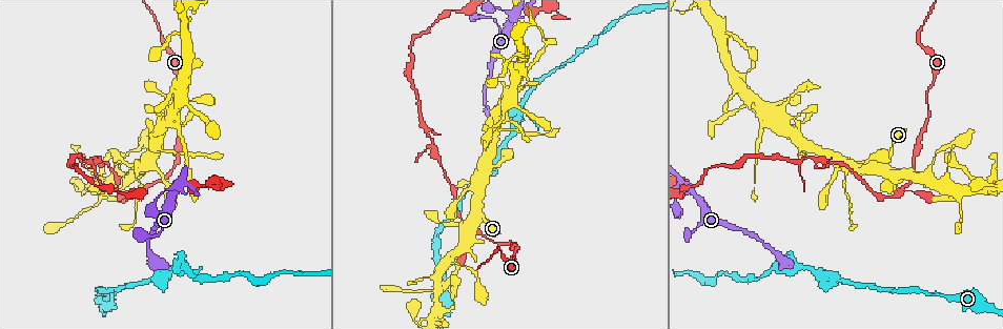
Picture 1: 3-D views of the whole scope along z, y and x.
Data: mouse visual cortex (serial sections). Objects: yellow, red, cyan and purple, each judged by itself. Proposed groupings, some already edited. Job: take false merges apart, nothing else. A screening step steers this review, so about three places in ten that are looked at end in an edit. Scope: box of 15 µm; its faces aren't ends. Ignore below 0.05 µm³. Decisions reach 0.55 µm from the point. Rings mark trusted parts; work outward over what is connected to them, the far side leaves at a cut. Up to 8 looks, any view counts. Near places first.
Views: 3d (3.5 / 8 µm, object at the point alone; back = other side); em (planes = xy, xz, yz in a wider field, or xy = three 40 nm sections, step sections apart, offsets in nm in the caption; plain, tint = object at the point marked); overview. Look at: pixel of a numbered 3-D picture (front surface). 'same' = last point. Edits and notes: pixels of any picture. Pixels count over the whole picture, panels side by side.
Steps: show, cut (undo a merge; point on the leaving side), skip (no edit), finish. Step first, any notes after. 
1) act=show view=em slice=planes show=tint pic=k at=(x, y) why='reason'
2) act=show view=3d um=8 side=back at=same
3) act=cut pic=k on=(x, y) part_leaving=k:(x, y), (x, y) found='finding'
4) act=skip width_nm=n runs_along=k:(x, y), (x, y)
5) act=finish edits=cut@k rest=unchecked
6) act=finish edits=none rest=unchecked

act=show view=3d um=3.5 pic=1 at=(844, 180) why='thick turns thin'

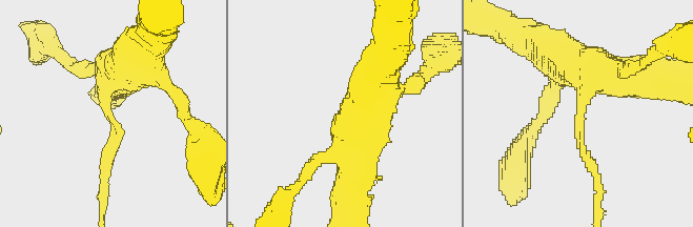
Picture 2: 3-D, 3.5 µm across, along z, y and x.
act=show view=em slice=planes show=tint pic=2 at=(582, 114) arm_widths_nm=150,500 why='shape alone is not enough'

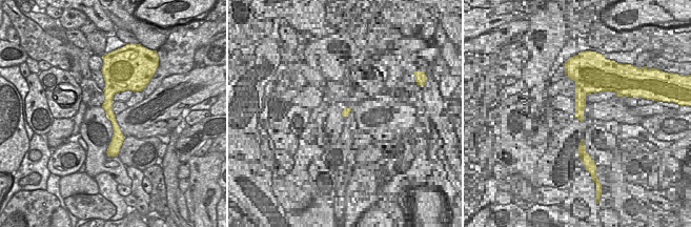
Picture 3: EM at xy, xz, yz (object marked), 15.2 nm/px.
act=skip runs_along=2:(121, 79), (105, 82), (115, 146), (102, 176) found='one cell here'

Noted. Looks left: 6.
act=show view=3d um=3.5 pic=1 at=(899, 193) why='side arm on a straight run'

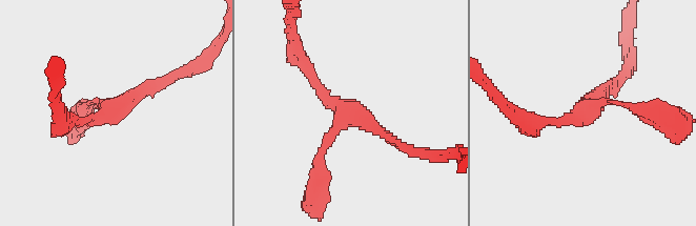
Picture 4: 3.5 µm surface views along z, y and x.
act=show view=em slice=xy step=2 show=tint pic=4 at=(349, 112) why='now the EM'

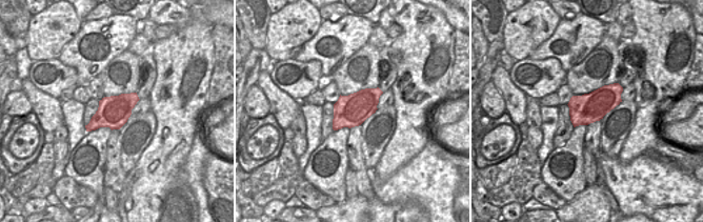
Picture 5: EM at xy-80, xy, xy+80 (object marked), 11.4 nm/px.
act=skip found='one cell here'

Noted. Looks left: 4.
act=show view=3d um=3.5 pic=1 at=(96, 156) why='thin neck'

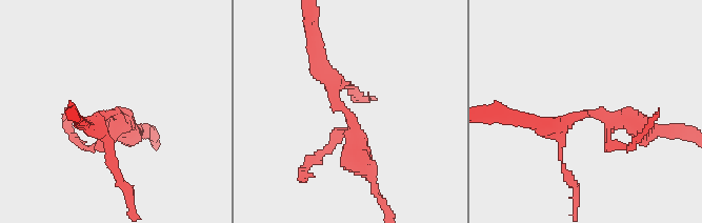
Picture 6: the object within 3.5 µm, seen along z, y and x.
act=skip found='all the same cell'

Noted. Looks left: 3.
act=finish edits=none rest=unchecked

